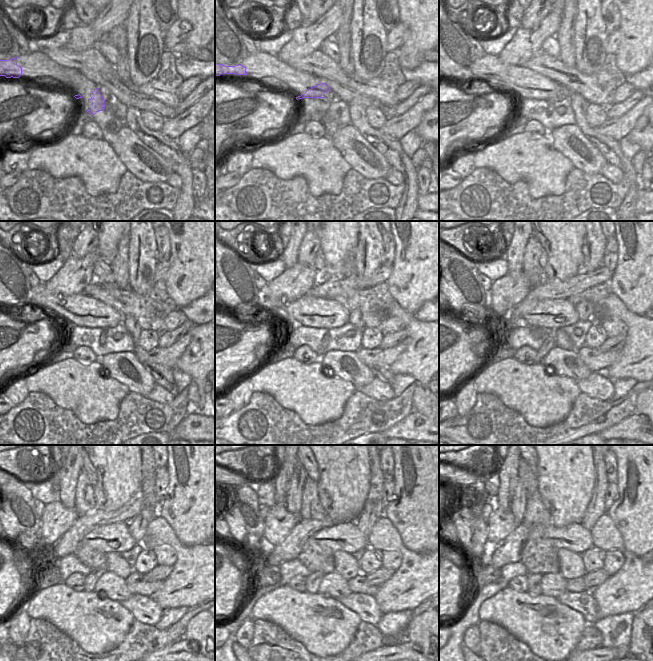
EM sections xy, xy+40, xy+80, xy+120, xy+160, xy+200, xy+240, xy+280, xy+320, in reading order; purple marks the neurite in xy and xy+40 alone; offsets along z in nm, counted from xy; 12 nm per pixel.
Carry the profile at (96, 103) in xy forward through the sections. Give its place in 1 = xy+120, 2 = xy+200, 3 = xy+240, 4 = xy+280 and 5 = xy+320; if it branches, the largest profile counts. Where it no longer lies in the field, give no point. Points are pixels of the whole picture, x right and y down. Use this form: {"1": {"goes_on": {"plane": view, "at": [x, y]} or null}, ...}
{"1": {"goes_on": {"plane": "xy+120", "at": [102, 316]}}, "2": {"goes_on": {"plane": "xy+200", "at": [557, 313]}}, "3": {"goes_on": {"plane": "xy+240", "at": [115, 537]}}, "4": {"goes_on": {"plane": "xy+280", "at": [346, 537]}}, "5": {"goes_on": {"plane": "xy+320", "at": [575, 537]}}}

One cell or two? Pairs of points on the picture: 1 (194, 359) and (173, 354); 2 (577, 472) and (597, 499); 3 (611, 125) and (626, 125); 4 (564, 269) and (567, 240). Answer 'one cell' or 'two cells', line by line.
1: two cells
2: two cells
3: one cell
4: one cell

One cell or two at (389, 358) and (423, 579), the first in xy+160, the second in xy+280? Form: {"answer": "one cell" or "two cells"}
{"answer": "two cells"}

